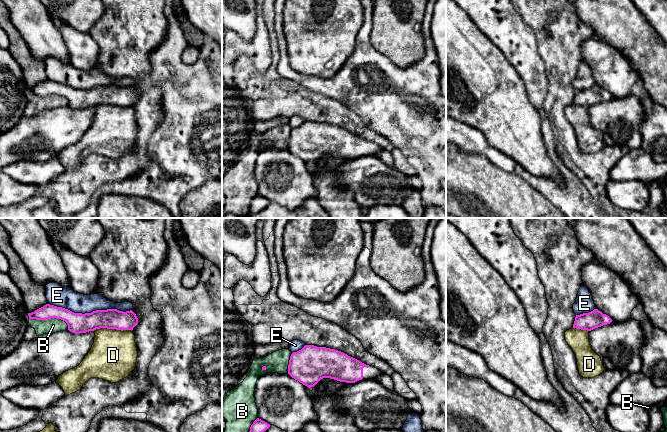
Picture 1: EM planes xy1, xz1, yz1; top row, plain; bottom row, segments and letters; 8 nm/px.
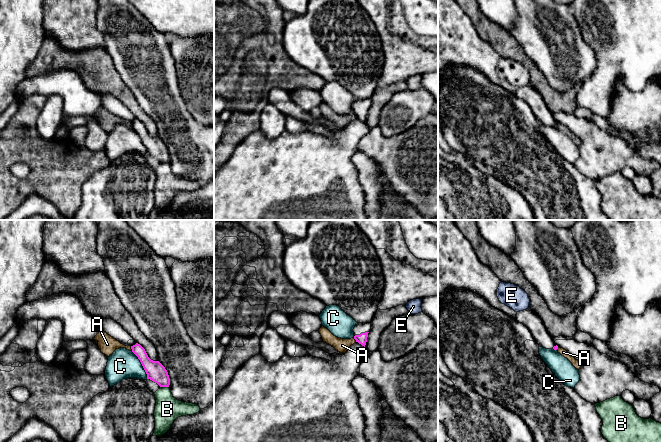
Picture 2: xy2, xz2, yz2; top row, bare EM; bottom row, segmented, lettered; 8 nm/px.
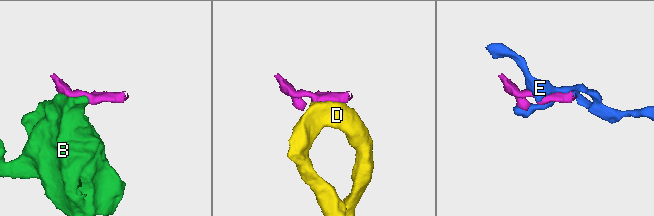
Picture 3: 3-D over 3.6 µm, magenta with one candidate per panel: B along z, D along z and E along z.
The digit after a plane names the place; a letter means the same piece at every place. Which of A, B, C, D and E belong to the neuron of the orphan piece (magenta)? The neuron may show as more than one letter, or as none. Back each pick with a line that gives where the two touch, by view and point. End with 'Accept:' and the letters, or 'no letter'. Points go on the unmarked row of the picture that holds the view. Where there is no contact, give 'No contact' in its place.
E: Touches magenta at xy1 (90, 89)
Accept: E

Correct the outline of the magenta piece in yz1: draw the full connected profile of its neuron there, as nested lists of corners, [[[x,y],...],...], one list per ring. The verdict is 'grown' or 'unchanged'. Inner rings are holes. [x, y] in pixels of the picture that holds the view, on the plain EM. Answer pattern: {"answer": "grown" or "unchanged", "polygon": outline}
{"answer": "grown", "polygon": [[[585,62],[580,63],[578,67],[573,87],[576,90],[573,104],[576,105],[591,107],[612,98],[608,91],[595,83],[591,69]]]}

